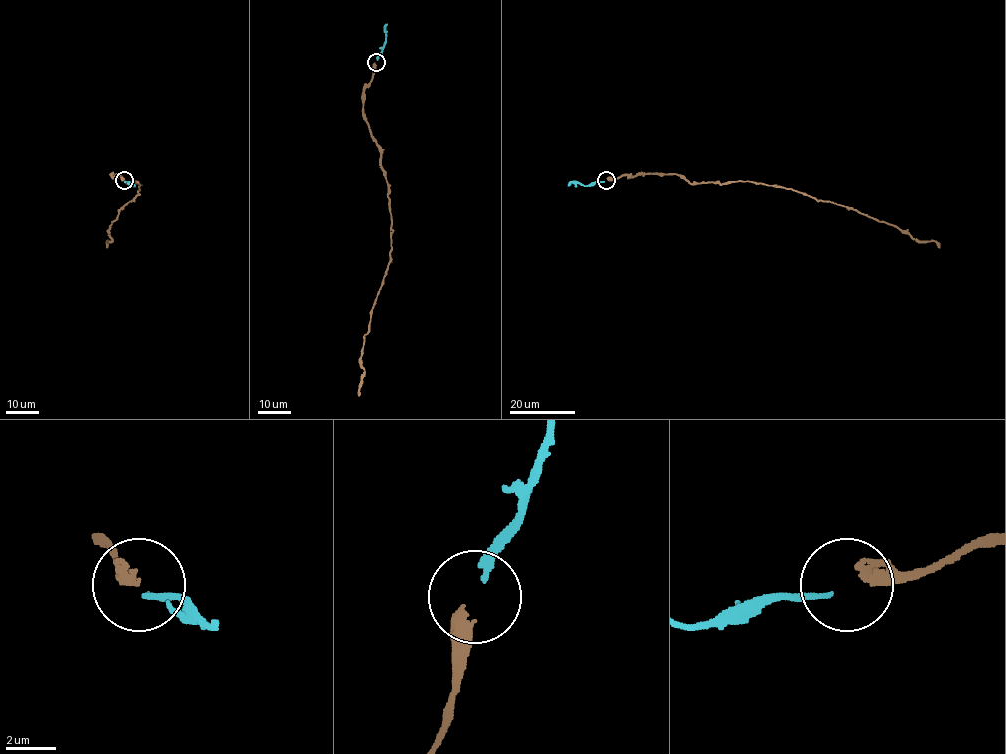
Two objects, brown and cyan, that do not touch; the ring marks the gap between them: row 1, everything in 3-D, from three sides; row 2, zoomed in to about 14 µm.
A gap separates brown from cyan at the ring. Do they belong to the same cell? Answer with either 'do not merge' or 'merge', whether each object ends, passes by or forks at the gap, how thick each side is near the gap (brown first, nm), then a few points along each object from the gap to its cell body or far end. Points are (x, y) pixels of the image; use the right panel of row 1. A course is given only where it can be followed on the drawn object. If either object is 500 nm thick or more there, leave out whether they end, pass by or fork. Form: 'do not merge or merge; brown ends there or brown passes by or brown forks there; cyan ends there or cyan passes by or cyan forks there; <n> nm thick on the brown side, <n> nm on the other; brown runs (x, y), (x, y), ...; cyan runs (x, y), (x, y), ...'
merge; brown ends there; cyan ends there; 440 nm thick on the brown side, 240 nm on the other; brown runs (607, 179), (669, 173), (691, 183), (776, 185), (852, 208), (940, 247); cyan runs (604, 181), (586, 186), (571, 182), (567, 186)

